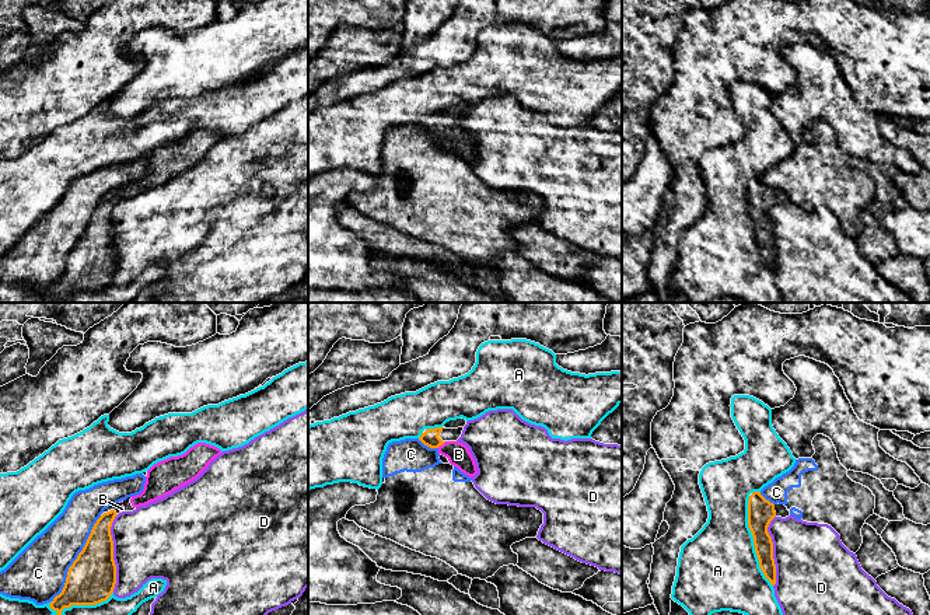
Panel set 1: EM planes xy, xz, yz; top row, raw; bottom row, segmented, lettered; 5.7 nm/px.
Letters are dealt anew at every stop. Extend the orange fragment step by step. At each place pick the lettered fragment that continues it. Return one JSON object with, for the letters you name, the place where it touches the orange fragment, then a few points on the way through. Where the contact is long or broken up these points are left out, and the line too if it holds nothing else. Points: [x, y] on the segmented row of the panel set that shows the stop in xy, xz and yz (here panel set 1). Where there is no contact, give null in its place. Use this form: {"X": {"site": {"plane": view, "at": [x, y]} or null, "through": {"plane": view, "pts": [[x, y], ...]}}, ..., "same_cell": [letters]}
{"B": {"site": {"plane": "xz", "at": [441, 444]}, "through": {"plane": "xz", "pts": [[430, 437], [441, 444], [458, 454]]}}, "same_cell": ["B"]}

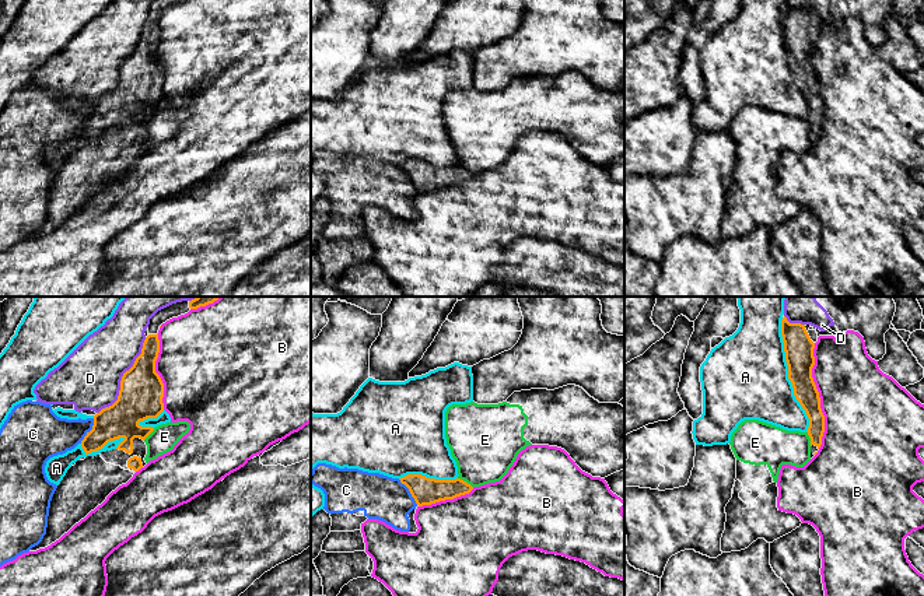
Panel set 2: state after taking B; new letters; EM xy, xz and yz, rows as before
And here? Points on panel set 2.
{"same_cell": []}

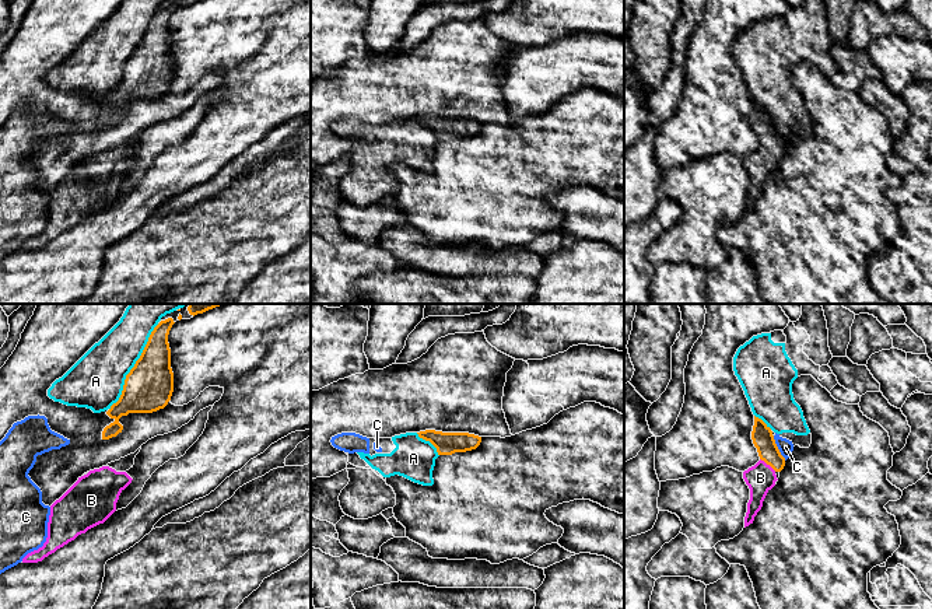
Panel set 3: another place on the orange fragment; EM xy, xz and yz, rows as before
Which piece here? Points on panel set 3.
{"B": {"site": {"plane": "yz", "at": [768, 464]}, "through": {"plane": "yz", "pts": [[761, 436], [768, 452], [768, 464], [760, 478]]}}, "same_cell": ["B"]}

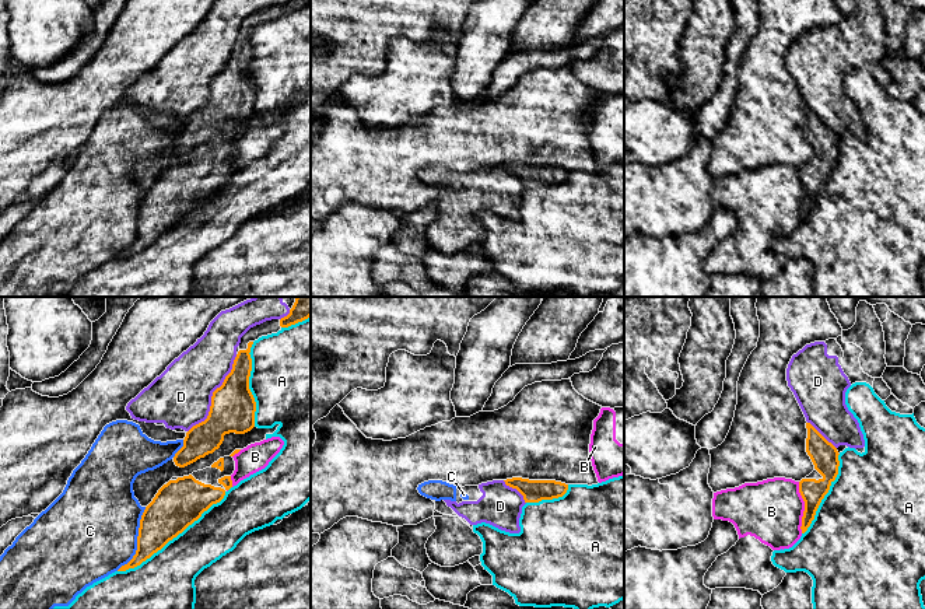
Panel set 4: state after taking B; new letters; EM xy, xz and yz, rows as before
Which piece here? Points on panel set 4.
{"same_cell": []}

